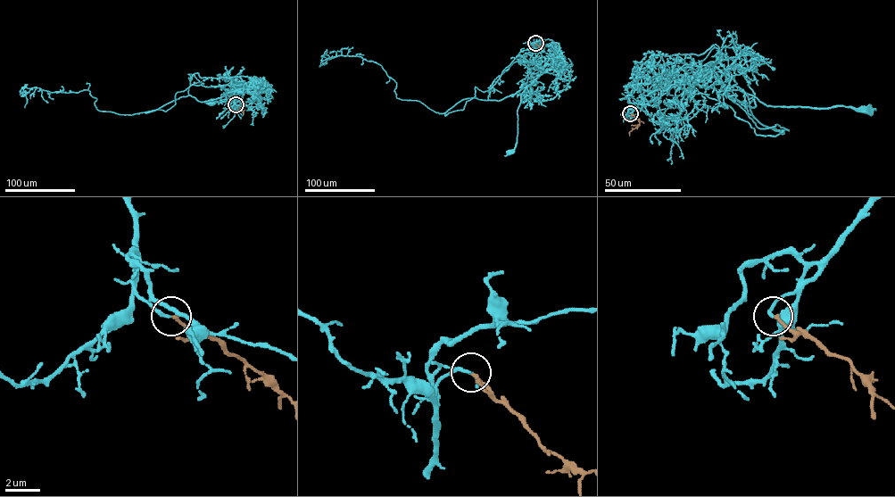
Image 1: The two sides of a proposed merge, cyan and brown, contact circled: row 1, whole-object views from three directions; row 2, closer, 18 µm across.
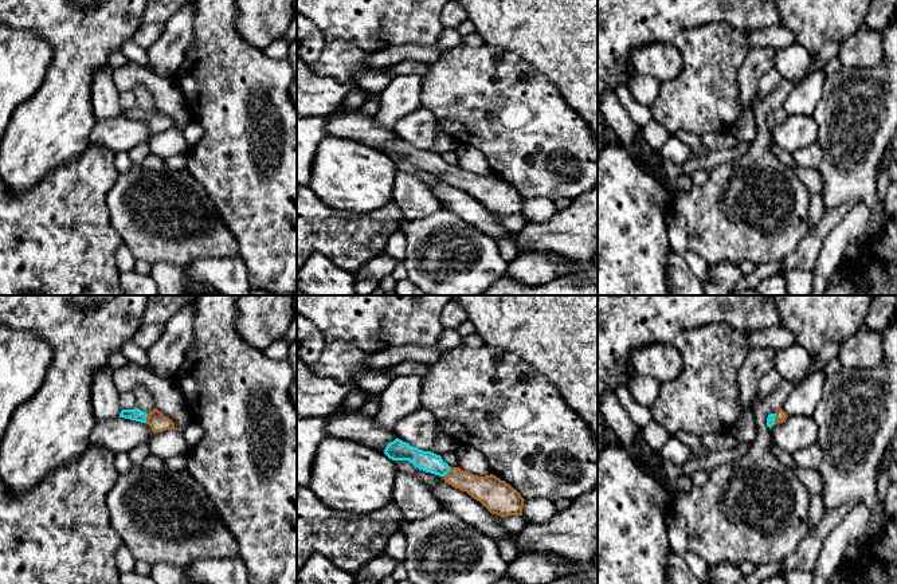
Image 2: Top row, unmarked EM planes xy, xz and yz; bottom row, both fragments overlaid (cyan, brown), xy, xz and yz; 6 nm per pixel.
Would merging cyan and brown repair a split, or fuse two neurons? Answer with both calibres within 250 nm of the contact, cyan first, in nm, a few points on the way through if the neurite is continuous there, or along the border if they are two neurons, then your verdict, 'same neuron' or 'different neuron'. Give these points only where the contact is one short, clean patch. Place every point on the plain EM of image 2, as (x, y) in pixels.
70/110 nm | across xy (136, 113), (145, 117), (153, 117), (159, 122) | same neuron

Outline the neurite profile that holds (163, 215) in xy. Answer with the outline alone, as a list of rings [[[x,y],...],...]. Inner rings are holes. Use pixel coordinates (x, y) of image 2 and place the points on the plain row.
[[[153,153],[118,176],[106,201],[111,227],[136,259],[187,269],[196,259],[239,255],[239,244],[207,189],[187,169],[169,169]]]

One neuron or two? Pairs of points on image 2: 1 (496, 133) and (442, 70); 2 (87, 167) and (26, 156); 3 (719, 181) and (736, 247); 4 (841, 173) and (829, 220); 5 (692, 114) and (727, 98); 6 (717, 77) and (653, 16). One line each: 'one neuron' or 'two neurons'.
1: one neuron
2: two neurons
3: one neuron
4: two neurons
5: one neuron
6: two neurons

